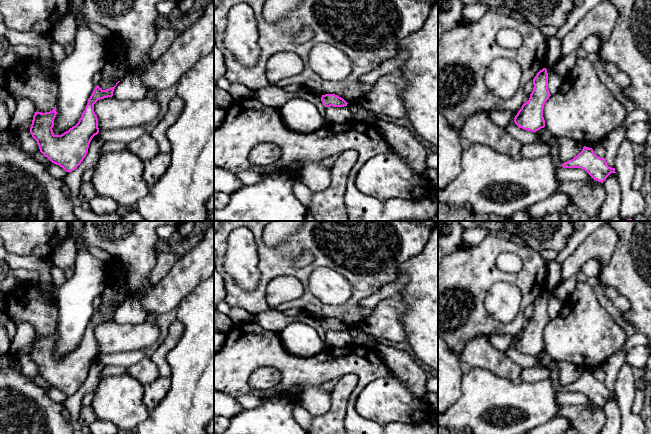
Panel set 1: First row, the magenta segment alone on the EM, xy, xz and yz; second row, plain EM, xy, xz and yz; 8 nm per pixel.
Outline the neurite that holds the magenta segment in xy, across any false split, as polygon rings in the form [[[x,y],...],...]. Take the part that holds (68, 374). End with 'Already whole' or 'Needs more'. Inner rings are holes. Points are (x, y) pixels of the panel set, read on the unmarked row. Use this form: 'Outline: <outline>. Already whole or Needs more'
Outline: [[[97,309],[78,347],[61,359],[55,359],[52,354],[57,338],[56,329],[50,336],[36,335],[30,357],[37,365],[40,376],[66,396],[74,395],[86,381],[92,362],[99,357],[94,328],[100,323],[112,321],[115,311],[102,314]]]. Already whole

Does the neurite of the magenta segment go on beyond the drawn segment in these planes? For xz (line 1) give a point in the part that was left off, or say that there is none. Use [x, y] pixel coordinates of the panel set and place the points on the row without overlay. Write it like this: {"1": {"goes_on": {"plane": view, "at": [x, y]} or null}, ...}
{"1": {"goes_on": null}}

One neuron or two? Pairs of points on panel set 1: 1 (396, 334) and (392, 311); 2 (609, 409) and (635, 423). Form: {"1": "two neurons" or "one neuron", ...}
{"1": "one neuron", "2": "two neurons"}

